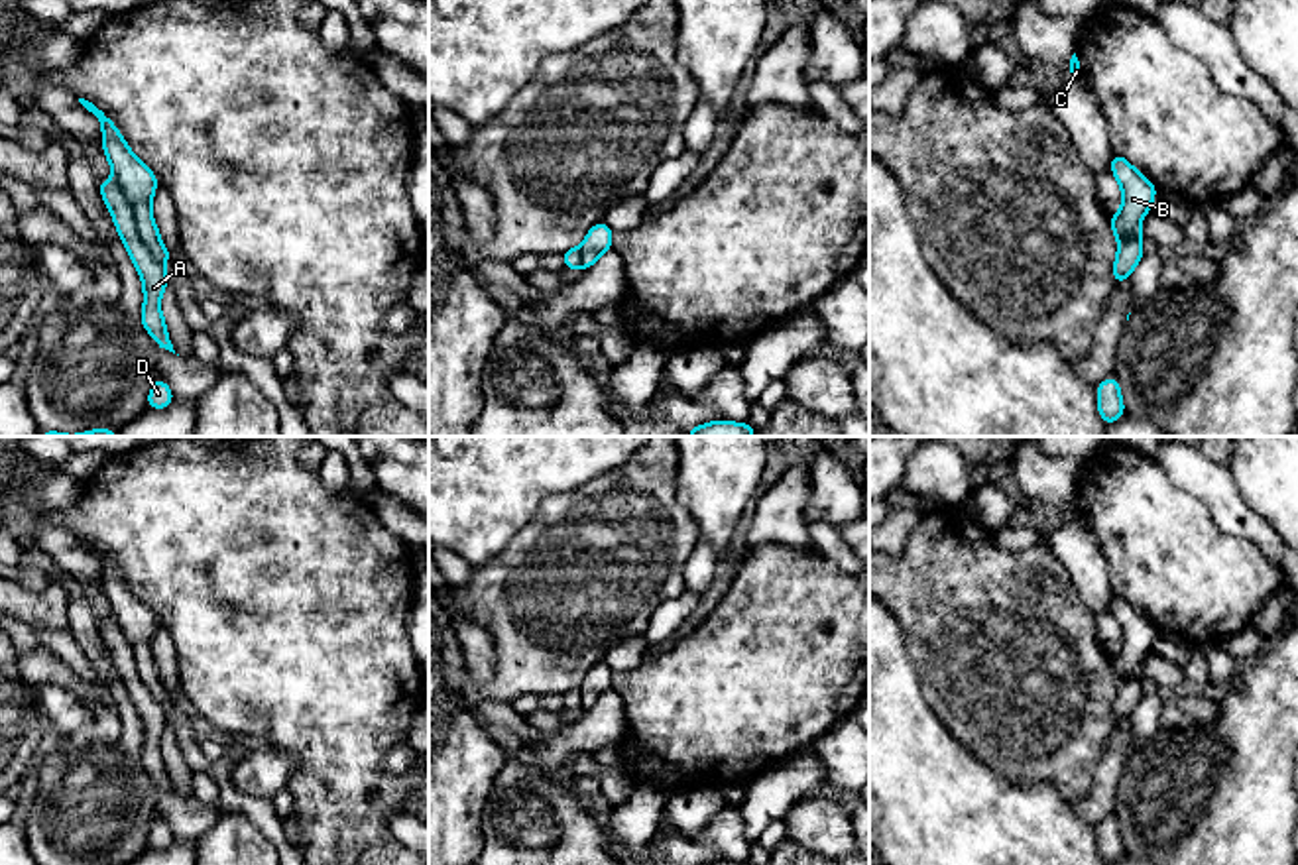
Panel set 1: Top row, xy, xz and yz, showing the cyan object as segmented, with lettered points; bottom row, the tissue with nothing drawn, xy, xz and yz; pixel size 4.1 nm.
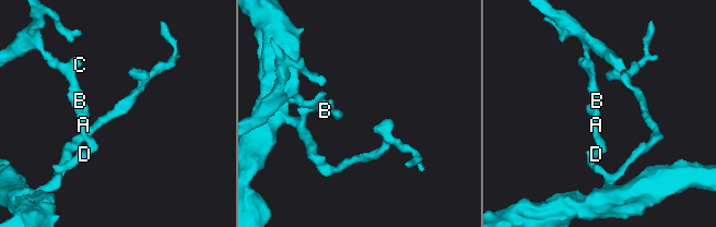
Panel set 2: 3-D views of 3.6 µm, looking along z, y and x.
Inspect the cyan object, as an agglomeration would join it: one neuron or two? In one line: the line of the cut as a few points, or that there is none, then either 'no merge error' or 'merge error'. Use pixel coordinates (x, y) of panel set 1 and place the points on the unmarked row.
xy (115, 616), (142, 685), (164, 706) | merge error

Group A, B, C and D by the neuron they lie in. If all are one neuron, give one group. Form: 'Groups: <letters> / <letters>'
Groups: A D / B C

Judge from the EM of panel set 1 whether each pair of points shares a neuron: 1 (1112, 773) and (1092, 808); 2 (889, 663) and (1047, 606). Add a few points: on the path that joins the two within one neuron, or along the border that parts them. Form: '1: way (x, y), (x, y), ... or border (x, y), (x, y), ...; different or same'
1: way (1106, 781), (1100, 801); same
2: border (893, 614), (927, 700); different

